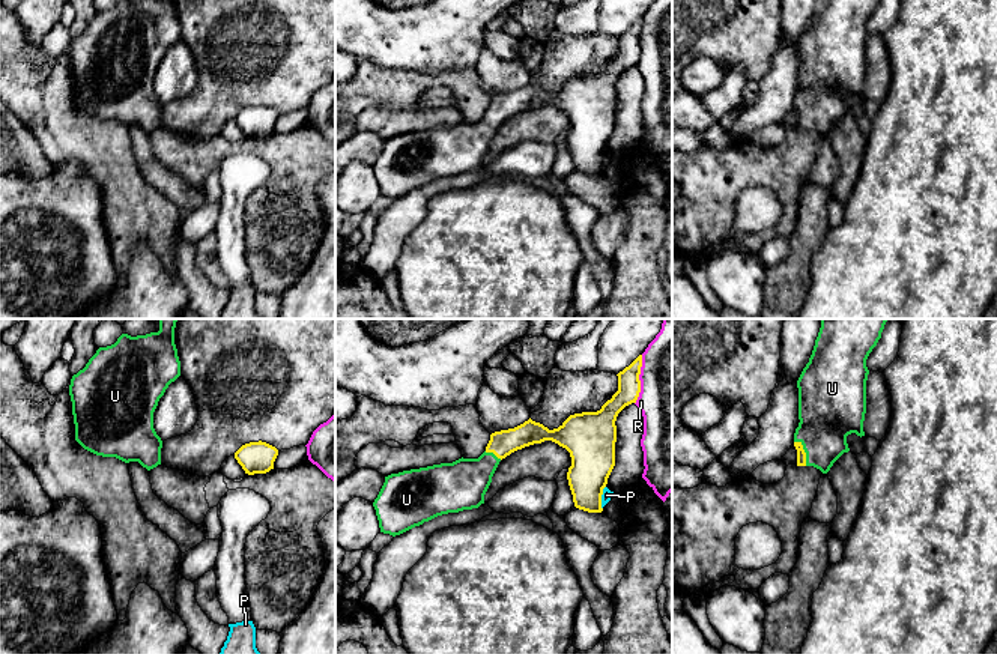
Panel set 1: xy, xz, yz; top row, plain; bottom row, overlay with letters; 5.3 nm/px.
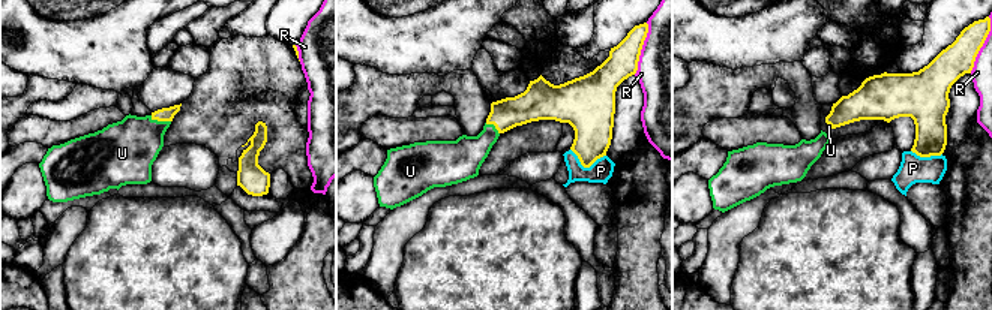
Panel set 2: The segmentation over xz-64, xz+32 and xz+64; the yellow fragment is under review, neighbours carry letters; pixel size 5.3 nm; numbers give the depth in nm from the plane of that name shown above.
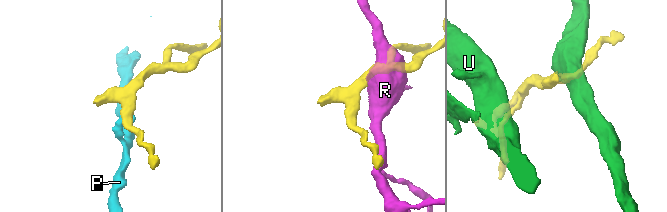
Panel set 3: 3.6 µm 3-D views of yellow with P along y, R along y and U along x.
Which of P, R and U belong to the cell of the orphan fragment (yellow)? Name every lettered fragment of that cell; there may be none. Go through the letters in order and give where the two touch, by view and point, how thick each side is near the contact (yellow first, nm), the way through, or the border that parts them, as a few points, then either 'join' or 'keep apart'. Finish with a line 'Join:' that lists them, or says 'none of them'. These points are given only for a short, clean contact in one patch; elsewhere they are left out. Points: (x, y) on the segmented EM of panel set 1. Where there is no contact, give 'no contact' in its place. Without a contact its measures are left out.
P: meets yellow in xz at (600, 498); 240 nm thick on the yellow side, 50 nm on the other; border along xz (605, 486), (602, 508); keep apart
R: meets yellow in xz at (638, 379); 130 nm thick on the yellow side, 340 nm on the other; keep apart
U: meets yellow in yz at (803, 451); 50 nm thick on the yellow side, 320 nm on the other; runs through yz (800, 453), (803, 451), (821, 433), (829, 412); join
Join: U

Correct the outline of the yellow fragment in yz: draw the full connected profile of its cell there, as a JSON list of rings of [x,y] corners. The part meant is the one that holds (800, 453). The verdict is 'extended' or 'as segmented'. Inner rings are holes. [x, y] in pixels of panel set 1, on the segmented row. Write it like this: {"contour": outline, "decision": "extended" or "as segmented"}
{"contour": [[[821,319],[809,362],[799,380],[799,427],[794,433],[797,466],[814,466],[827,474],[848,453],[847,436],[865,436],[866,359],[881,338],[887,319]]], "decision": "extended"}

